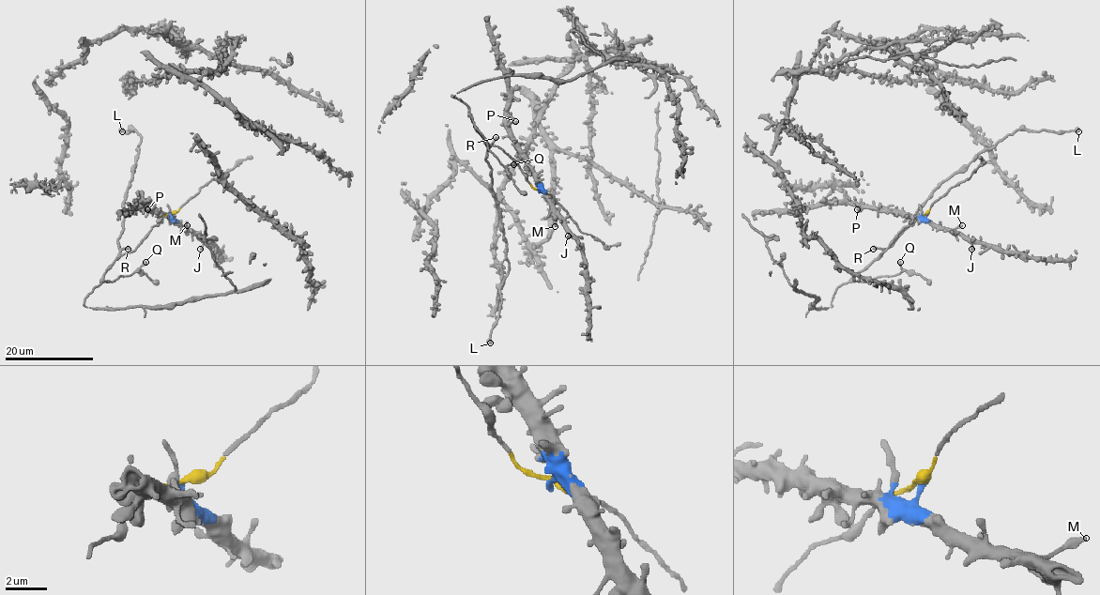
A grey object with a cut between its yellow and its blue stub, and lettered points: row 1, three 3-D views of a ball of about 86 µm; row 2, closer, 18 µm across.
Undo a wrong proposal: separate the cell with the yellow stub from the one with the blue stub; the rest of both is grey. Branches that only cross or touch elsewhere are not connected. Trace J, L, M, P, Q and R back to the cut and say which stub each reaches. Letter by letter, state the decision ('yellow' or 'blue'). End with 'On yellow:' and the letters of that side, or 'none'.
J: blue
L: yellow
M: blue
P: blue
Q: yellow
R: yellow
On yellow: L, Q, R

